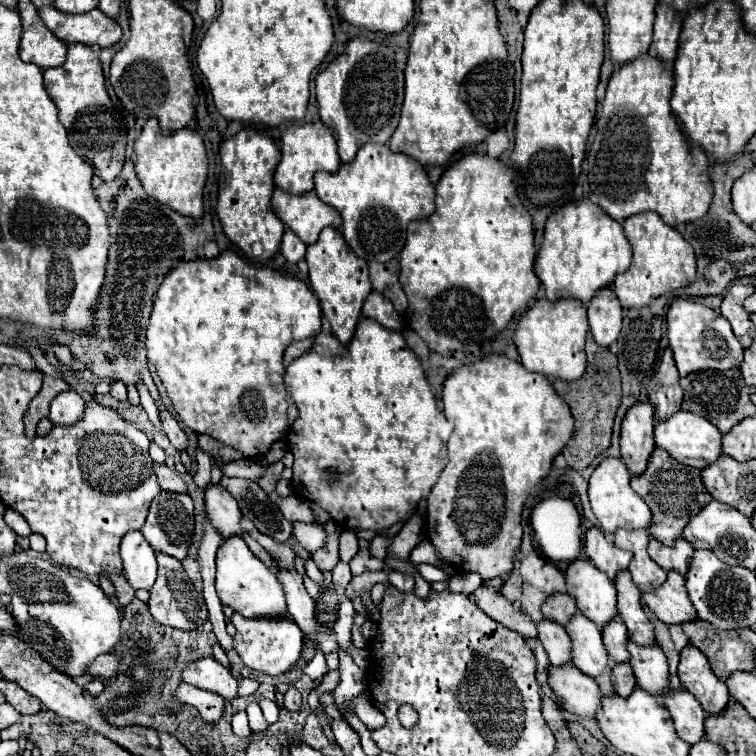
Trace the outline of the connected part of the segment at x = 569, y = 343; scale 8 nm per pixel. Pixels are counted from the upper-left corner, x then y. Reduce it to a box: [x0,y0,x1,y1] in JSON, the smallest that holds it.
[515,298,587,380]

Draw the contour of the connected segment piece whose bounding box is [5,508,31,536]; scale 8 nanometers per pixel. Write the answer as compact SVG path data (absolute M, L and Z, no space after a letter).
M7 510L7 514L5 514L5 522L19 534L19 536L31 536L31 528L29 528L29 524L27 524L27 520L21 516L21 514L17 514L15 510Z

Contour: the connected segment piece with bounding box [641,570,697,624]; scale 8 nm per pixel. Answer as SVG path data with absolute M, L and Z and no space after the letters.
M669 570L667 580L649 592L641 594L647 608L665 624L685 624L695 620L695 608L685 590L685 580L679 572Z

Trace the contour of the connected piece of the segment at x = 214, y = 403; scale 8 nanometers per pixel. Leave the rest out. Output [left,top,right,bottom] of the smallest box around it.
[145,250,321,458]

